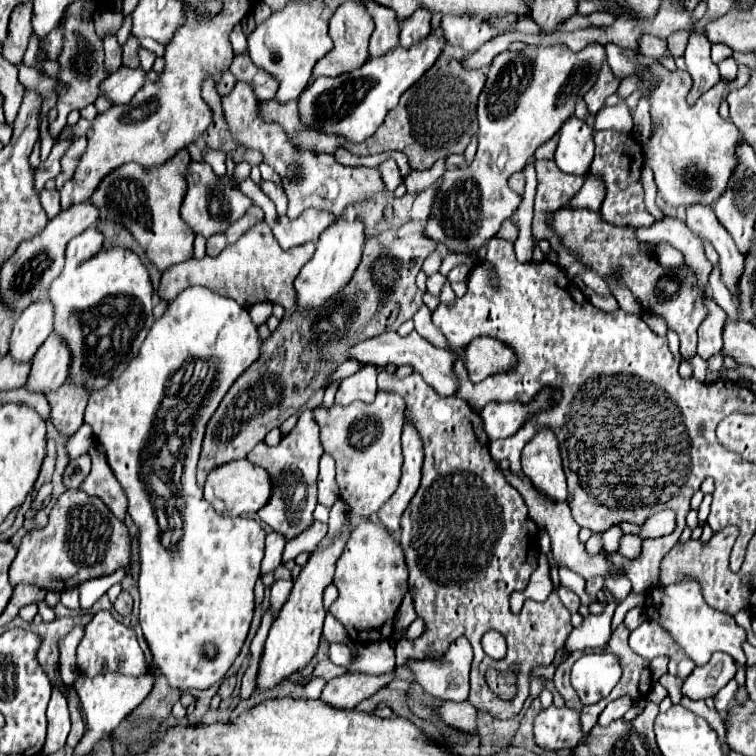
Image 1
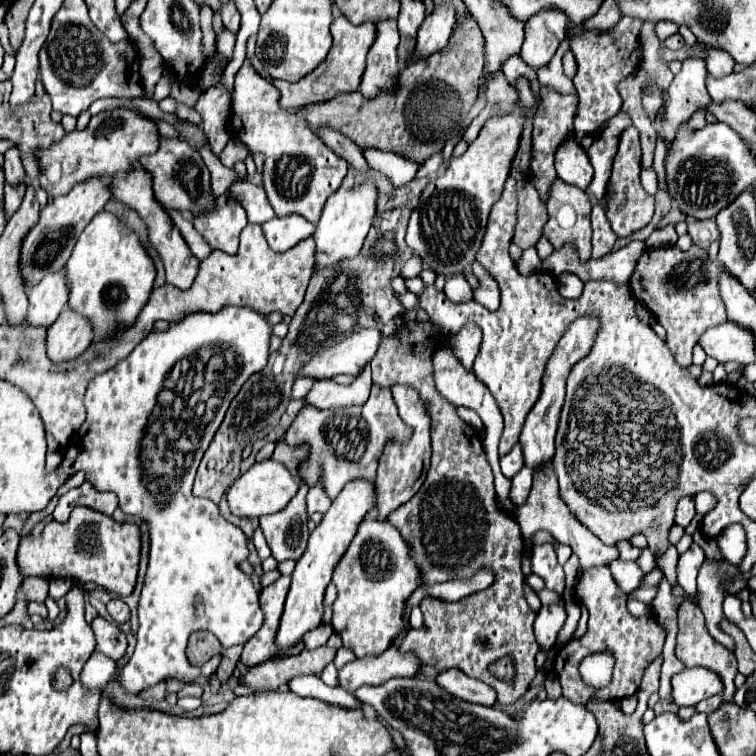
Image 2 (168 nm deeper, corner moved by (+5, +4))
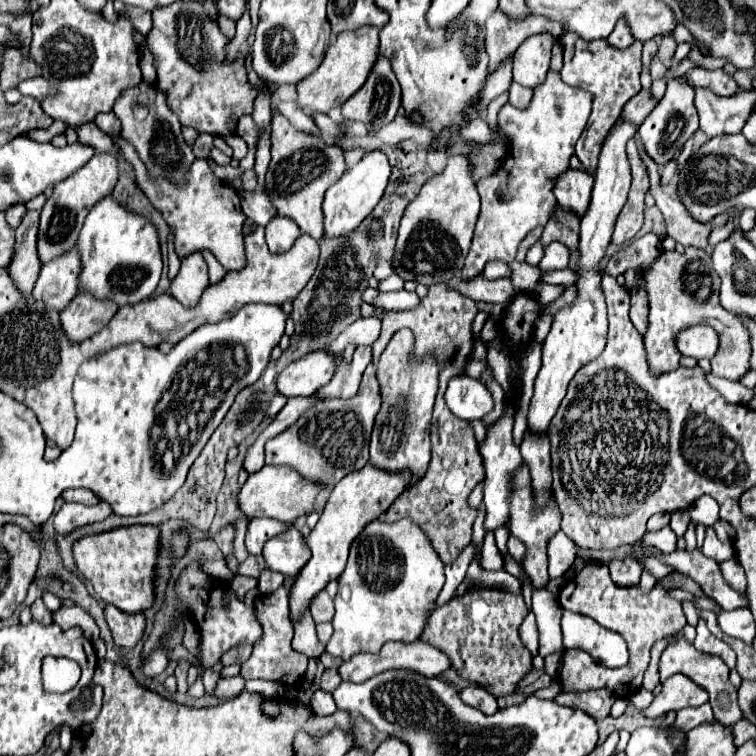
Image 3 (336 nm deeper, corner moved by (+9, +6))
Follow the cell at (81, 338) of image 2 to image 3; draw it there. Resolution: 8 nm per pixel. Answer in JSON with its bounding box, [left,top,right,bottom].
[61,292,117,342]

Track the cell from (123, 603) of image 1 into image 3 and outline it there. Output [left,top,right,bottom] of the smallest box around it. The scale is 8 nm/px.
[105,604,145,646]

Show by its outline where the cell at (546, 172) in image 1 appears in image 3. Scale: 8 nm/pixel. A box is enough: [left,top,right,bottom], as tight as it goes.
[539,206,579,252]

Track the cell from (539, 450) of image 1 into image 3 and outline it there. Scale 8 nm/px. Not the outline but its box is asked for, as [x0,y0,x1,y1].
[527,120,635,434]

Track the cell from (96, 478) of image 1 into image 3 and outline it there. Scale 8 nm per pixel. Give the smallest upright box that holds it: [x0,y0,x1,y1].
[53,500,111,534]

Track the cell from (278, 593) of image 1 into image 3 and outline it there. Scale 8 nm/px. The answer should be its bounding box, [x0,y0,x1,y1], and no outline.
[241,586,307,684]

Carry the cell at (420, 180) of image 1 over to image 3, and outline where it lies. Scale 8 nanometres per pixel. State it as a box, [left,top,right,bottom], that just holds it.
[485,10,563,72]

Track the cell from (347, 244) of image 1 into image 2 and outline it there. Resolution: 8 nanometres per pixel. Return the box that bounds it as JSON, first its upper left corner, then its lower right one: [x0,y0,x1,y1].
[313,180,377,268]

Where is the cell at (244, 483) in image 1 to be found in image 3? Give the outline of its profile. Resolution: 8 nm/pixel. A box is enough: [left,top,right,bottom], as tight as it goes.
[237,466,321,522]

